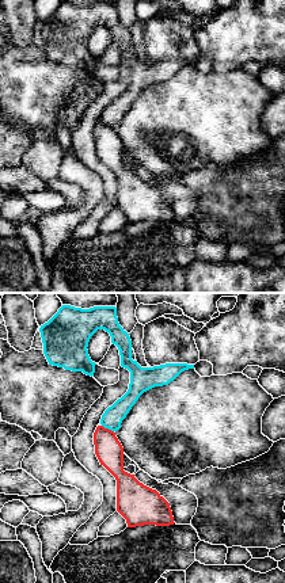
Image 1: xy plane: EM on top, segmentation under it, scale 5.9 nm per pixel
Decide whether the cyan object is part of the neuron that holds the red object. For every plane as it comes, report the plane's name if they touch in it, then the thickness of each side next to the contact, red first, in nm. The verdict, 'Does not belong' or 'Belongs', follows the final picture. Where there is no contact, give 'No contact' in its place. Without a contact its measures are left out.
Touches red in xy. Thickness 160 nm (red) against 120 nm

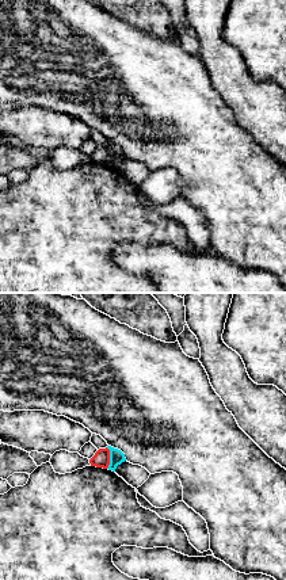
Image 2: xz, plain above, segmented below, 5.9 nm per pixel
Touches red in xz. Thickness 100 nm (red) against 90 nm

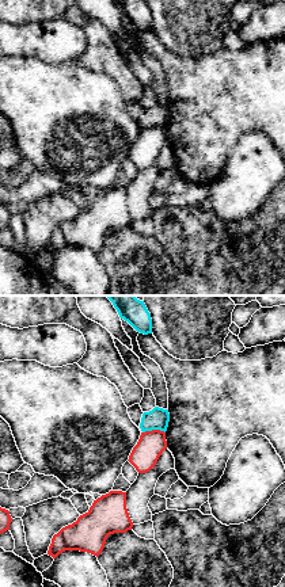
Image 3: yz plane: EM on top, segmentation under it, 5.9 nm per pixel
Touches red in yz. Thickness 160 nm (red) against 130 nm

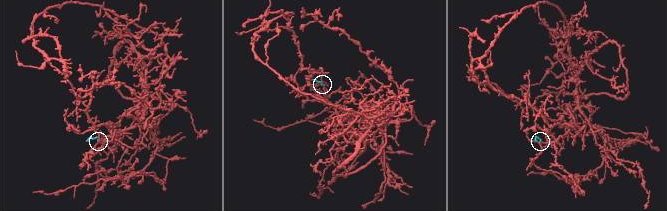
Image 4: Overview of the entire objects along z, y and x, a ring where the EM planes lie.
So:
Does not belong

